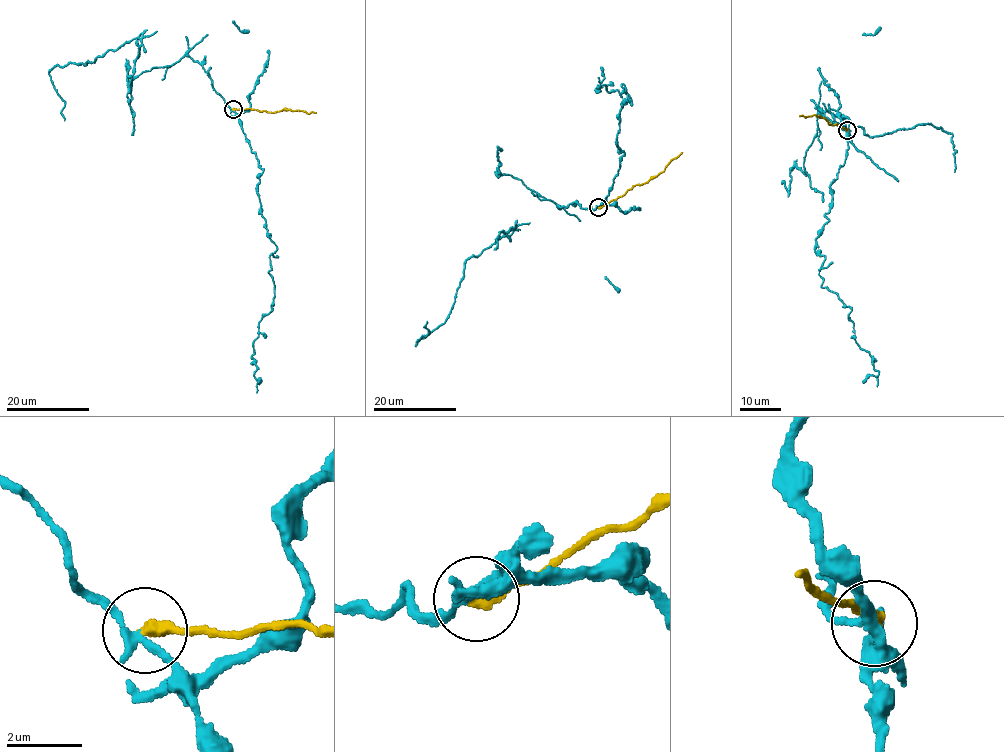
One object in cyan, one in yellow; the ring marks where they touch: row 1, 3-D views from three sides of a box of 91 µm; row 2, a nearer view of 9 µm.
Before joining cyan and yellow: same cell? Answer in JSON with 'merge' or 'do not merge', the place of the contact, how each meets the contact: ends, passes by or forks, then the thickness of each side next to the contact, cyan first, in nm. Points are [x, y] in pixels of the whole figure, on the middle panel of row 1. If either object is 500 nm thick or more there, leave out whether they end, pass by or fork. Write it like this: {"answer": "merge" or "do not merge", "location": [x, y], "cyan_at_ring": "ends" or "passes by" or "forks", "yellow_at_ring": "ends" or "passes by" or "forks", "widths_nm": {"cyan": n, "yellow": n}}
{"answer": "do not merge", "location": [598, 207], "cyan_at_ring": "passes by", "yellow_at_ring": "ends", "widths_nm": {"cyan": 200, "yellow": 320}}

